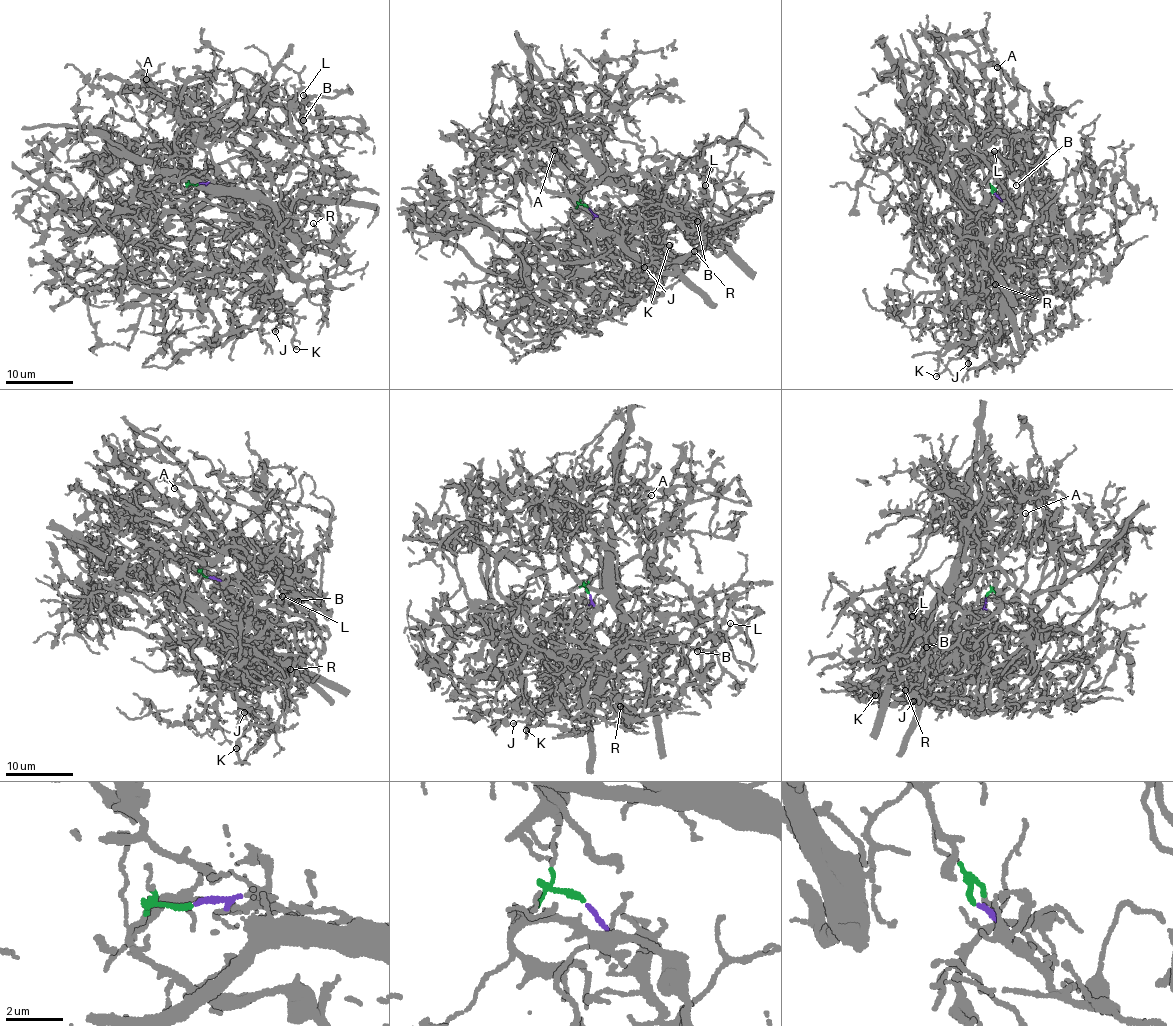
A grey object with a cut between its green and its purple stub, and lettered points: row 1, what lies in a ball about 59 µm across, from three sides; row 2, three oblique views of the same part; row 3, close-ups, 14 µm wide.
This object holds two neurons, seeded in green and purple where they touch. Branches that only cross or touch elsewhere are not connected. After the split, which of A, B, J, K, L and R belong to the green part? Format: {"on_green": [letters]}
{"on_green": ["J", "K", "R"]}

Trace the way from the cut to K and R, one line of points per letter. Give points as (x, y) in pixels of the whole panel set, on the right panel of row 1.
K: (993, 193), (1002, 314), (979, 291), (965, 292), (957, 316), (963, 352), (936, 377)
R: (993, 193), (998, 197), (990, 221), (999, 251), (992, 283), (997, 295), (990, 302), (986, 290), (996, 283)

